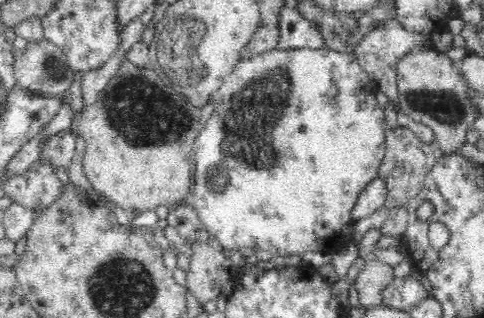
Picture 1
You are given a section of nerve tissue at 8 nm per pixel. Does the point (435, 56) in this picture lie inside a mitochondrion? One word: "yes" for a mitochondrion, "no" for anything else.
no

